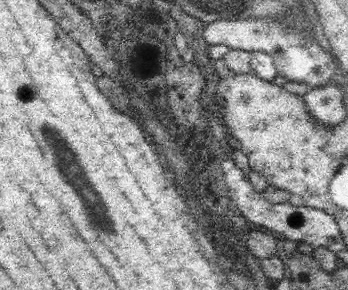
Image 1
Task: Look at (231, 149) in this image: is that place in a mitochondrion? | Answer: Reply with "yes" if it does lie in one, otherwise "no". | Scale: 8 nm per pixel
no

